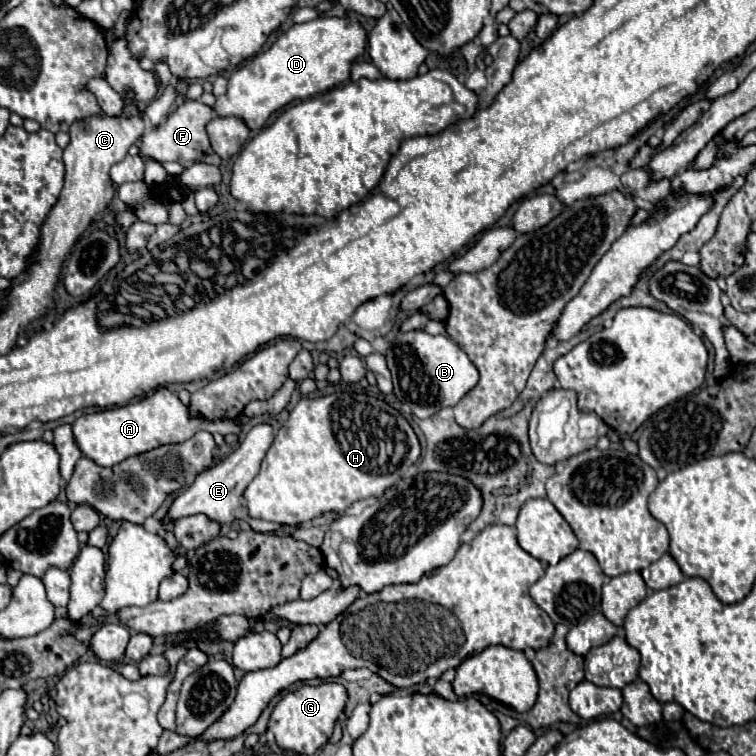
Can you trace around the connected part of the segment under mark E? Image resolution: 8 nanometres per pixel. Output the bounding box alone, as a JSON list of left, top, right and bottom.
[165,423,275,525]

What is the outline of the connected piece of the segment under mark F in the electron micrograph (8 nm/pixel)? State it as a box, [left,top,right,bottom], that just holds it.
[139,101,221,169]

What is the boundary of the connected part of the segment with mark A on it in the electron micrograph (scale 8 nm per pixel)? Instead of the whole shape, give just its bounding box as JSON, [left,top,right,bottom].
[73,387,225,467]

